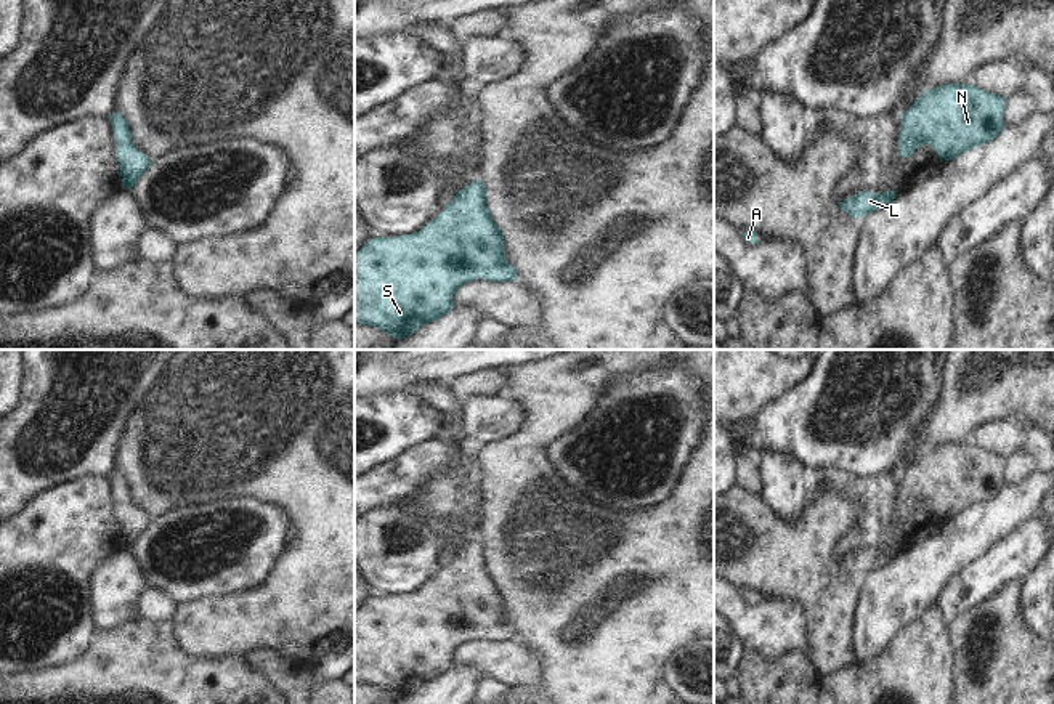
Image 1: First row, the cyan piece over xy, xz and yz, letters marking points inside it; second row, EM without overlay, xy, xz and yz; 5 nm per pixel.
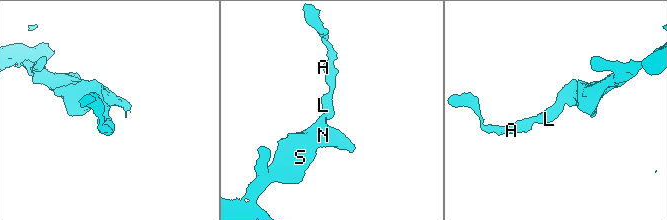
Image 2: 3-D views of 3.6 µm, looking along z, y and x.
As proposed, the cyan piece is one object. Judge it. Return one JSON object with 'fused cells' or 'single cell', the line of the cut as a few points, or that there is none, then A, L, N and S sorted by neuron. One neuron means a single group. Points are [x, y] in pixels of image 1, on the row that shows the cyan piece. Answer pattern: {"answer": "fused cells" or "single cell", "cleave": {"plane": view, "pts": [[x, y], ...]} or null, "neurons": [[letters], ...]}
{"answer": "single cell", "cleave": null, "neurons": [["A", "L", "N", "S"]]}

